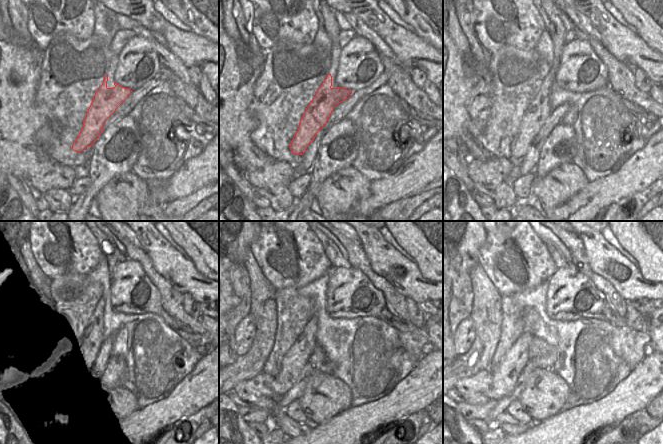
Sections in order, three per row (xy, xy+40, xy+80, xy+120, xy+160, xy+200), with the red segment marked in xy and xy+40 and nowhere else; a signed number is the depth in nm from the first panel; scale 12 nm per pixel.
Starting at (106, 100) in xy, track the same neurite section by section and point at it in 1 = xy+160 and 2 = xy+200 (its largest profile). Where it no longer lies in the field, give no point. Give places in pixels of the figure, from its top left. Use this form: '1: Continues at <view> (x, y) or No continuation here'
1: Continues at xy+160 (297, 356)
2: Continues at xy+200 (505, 375)

